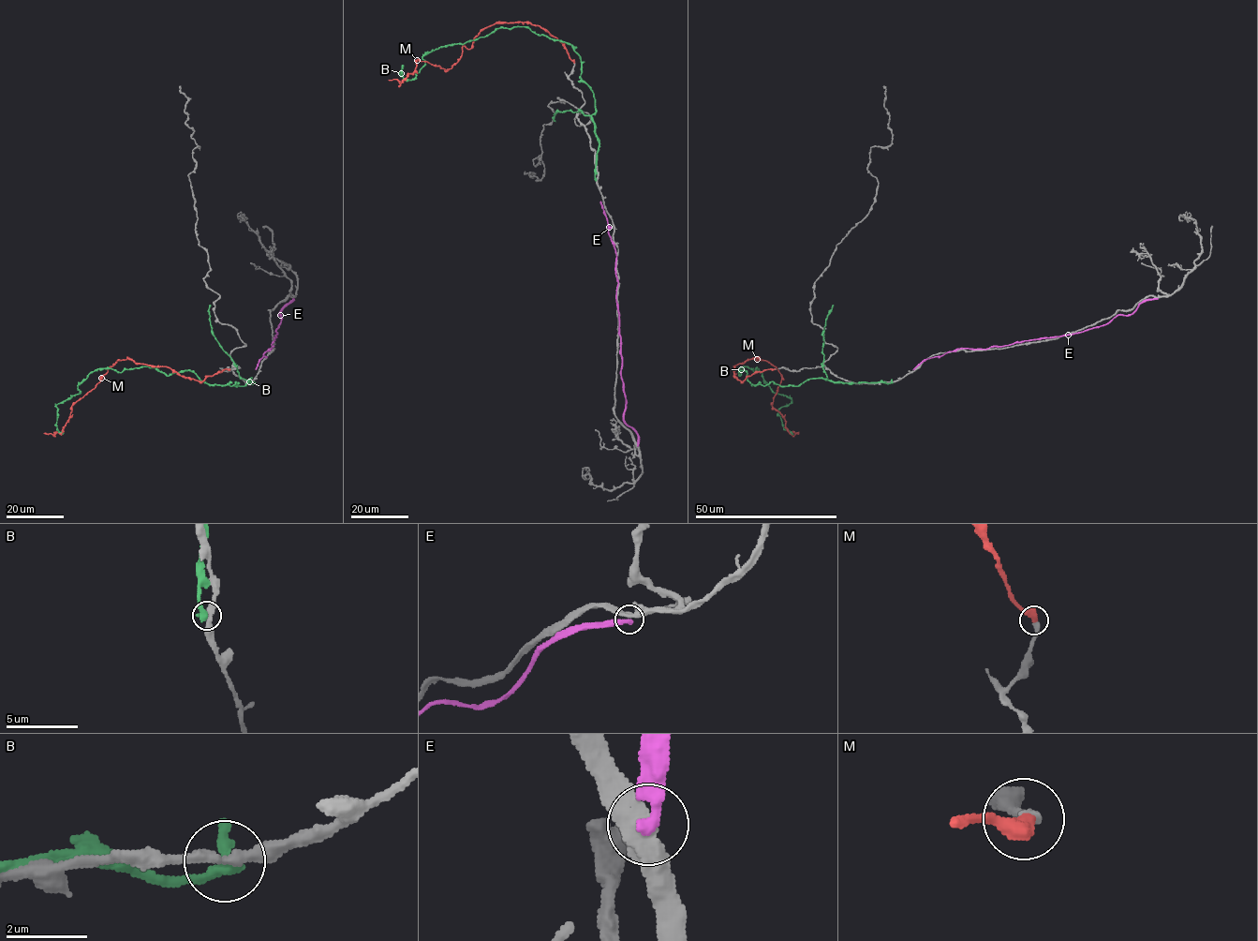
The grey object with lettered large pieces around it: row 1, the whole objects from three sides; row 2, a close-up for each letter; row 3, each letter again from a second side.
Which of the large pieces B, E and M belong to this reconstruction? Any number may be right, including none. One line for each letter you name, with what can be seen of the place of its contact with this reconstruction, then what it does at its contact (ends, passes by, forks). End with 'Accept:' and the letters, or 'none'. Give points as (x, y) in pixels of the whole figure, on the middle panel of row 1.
M: (573, 62) | it ends
Accept: M

